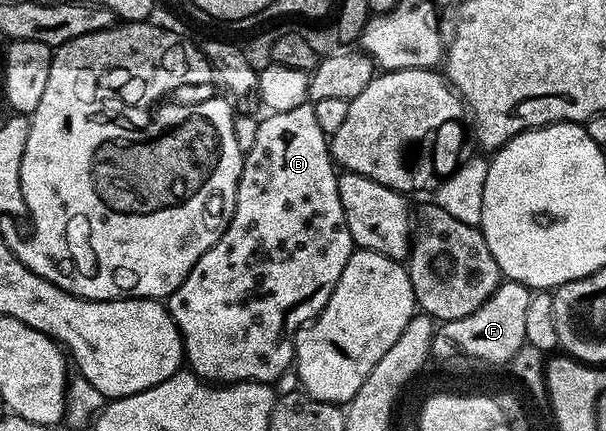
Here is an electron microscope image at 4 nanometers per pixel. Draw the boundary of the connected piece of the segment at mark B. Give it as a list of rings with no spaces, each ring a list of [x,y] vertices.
[[[304,102],[296,109],[288,109],[284,113],[270,113],[265,117],[267,119],[263,118],[258,124],[256,141],[253,142],[252,149],[244,152],[242,172],[236,189],[234,216],[228,229],[224,229],[220,241],[216,241],[216,245],[212,245],[212,249],[208,249],[208,253],[204,253],[204,257],[200,257],[200,261],[196,261],[196,265],[192,265],[192,273],[188,273],[188,277],[172,292],[168,300],[169,313],[174,319],[174,324],[182,333],[182,349],[189,370],[193,371],[199,379],[209,381],[214,385],[277,384],[277,379],[286,370],[291,370],[294,361],[293,338],[282,339],[282,334],[285,331],[293,332],[317,317],[331,297],[332,289],[336,289],[336,281],[340,281],[340,273],[344,273],[344,265],[348,265],[348,261],[356,249],[352,241],[352,233],[348,229],[344,217],[344,205],[340,205],[339,172],[336,170],[334,160],[330,158],[328,137],[316,122],[313,106],[309,102]]]

